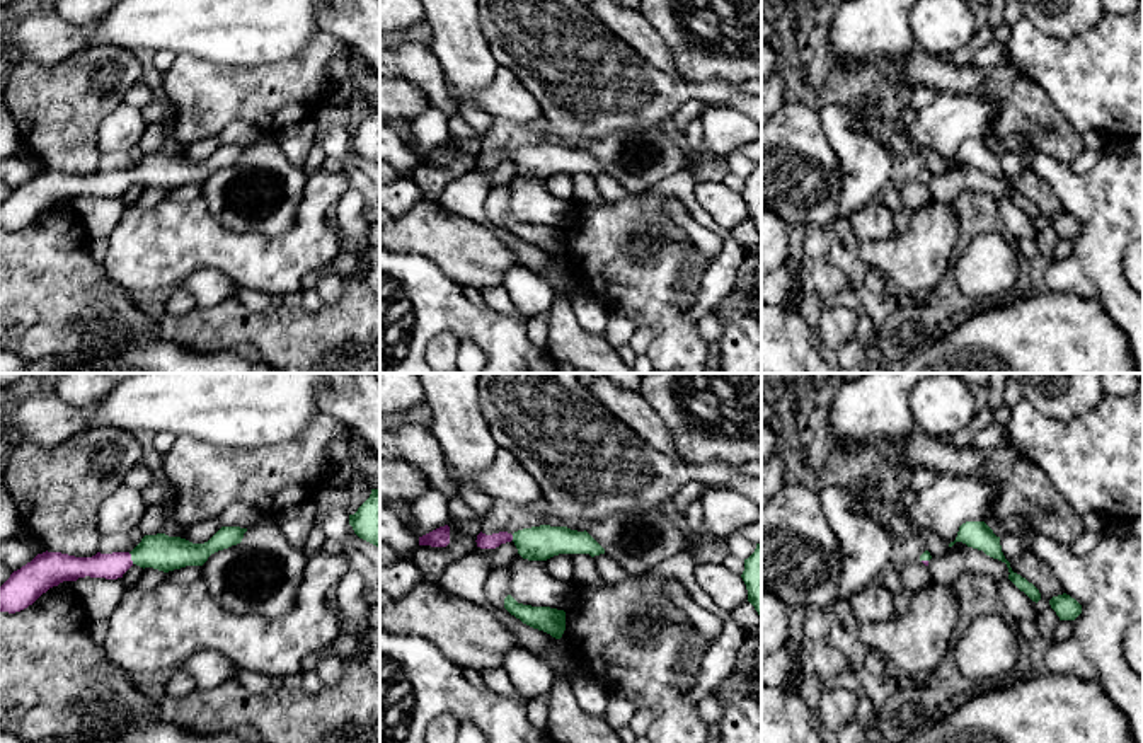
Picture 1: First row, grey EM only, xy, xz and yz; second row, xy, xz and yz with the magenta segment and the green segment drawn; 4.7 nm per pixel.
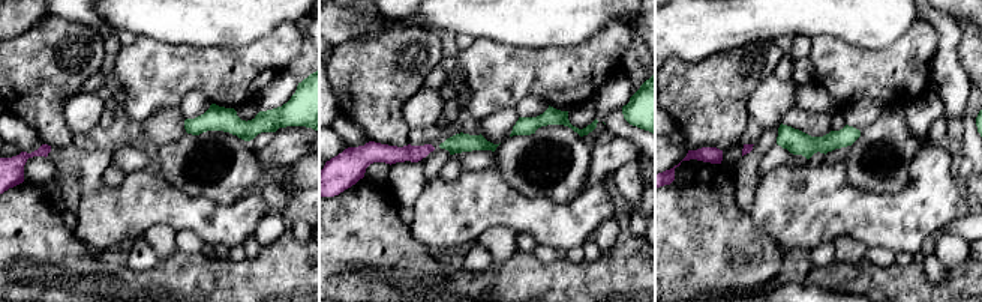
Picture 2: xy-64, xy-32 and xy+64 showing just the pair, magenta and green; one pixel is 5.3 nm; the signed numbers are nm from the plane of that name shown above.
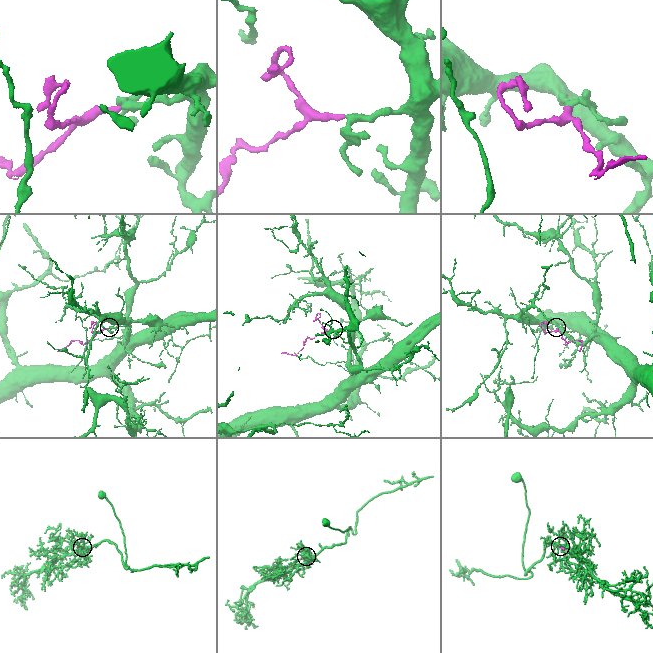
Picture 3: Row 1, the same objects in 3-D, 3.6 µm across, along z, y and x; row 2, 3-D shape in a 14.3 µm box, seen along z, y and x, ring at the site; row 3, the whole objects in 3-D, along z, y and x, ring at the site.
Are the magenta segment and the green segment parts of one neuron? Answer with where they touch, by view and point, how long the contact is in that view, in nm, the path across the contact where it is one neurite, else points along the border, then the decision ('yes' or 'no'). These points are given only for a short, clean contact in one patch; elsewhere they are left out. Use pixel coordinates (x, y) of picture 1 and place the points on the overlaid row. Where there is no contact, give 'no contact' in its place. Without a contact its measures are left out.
xy (130, 558) | 60 nm | across xy (111, 566), (130, 558), (162, 552) | yes

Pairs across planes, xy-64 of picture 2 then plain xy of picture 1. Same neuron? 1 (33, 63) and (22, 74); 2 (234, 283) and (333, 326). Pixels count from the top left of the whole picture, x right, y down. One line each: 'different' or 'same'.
1: same
2: same

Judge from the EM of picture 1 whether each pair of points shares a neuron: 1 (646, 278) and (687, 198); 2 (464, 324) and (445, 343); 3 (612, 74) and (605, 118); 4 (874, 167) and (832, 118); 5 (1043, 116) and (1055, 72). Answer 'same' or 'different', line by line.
1: different
2: different
3: same
4: same
5: different

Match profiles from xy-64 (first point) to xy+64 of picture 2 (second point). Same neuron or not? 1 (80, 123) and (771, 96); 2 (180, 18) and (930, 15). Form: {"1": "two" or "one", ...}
{"1": "one", "2": "two"}

